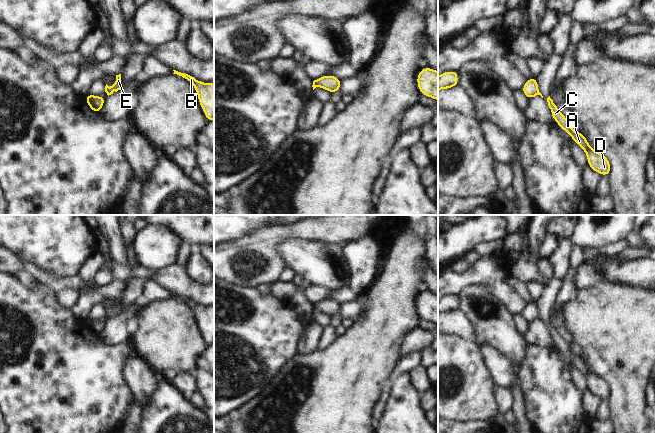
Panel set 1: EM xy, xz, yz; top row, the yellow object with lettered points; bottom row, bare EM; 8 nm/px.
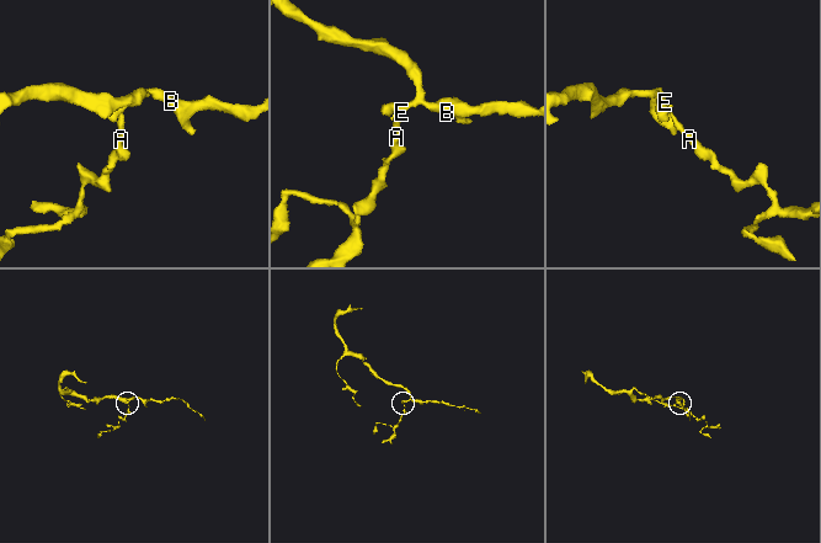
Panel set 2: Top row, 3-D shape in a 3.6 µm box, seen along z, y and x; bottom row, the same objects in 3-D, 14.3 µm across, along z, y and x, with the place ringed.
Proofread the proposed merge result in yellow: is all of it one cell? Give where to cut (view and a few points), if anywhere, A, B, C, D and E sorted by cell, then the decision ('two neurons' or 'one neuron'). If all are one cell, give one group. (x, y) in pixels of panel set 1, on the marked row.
cut in xz along (332, 91), (334, 92); A C D / B E; two neurons

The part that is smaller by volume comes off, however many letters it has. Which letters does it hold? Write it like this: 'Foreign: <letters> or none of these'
Foreign: A, C, D

